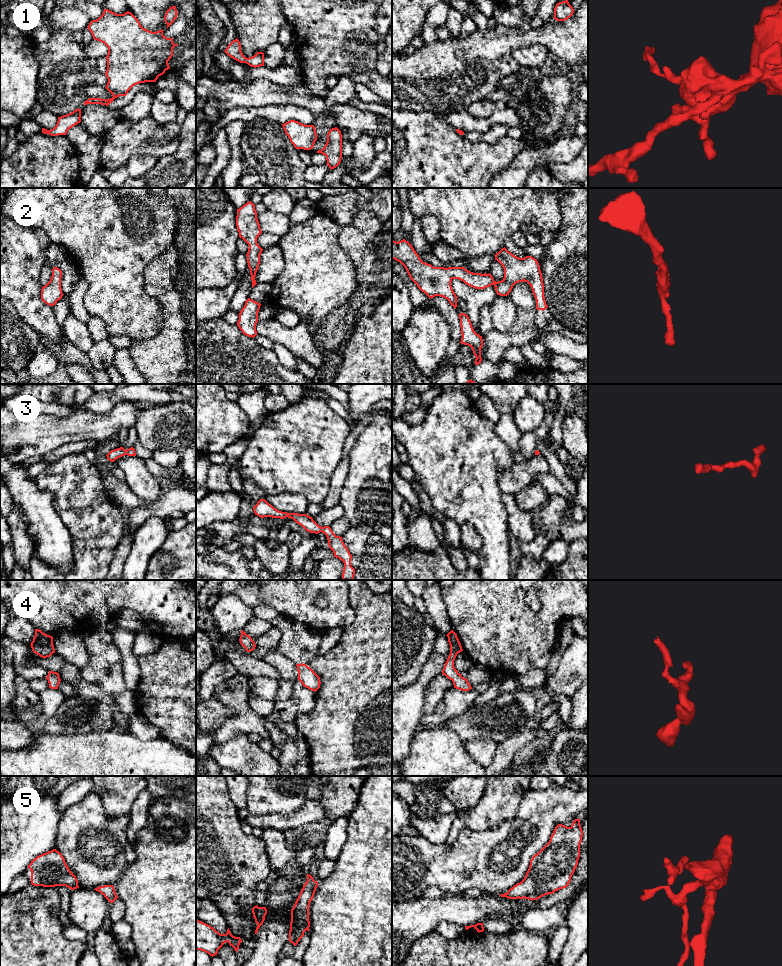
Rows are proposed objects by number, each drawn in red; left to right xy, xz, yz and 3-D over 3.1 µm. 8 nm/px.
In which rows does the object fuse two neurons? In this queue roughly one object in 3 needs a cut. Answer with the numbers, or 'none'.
none

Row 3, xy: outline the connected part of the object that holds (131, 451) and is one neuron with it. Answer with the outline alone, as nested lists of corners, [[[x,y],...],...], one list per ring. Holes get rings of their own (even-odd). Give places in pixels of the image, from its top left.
[[[120,447],[120,448],[111,450],[106,456],[109,461],[114,462],[116,459],[125,455],[136,456],[135,449],[131,447],[125,450],[123,447]]]

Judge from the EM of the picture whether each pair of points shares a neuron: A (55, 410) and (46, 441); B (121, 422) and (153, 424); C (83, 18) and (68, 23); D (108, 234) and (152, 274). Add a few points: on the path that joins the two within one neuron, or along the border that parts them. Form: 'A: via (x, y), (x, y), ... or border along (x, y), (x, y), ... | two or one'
A: border along (74, 409), (62, 417), (43, 414) | two
B: border along (144, 405), (133, 426) | two
C: via (79, 19), (72, 19) | one
D: border along (162, 252), (146, 266), (143, 274), (144, 283) | two

